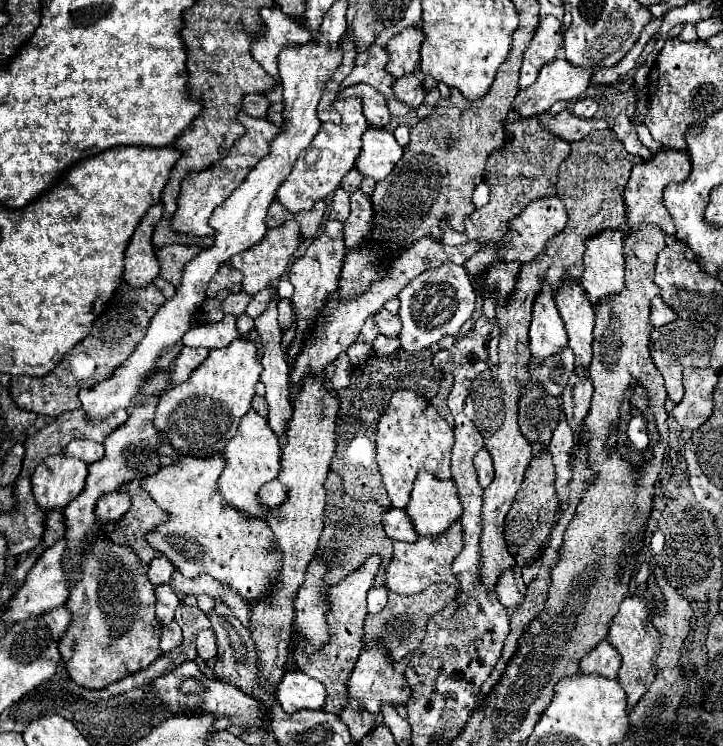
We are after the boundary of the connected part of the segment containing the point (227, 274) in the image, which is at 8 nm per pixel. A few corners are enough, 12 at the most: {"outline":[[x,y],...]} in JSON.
{"outline":[[221,264],[210,280],[205,296],[215,298],[231,282],[243,280],[241,272]]}

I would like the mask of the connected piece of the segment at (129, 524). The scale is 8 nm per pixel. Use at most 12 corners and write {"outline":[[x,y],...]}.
{"outline":[[139,480],[121,486],[133,506],[110,538],[141,562],[157,556],[145,536],[169,520]]}

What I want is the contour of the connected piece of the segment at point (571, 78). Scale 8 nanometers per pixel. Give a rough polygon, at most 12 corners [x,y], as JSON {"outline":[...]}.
{"outline":[[557,58],[535,84],[519,90],[511,110],[521,118],[559,100],[583,98],[593,70]]}

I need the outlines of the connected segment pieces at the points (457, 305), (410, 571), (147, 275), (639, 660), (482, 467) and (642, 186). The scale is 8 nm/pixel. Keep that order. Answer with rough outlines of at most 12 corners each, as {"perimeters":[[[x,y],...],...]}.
{"perimeters":[[[465,268],[425,270],[399,292],[401,348],[433,346],[473,316]],[[461,522],[433,538],[393,542],[385,586],[401,596],[453,584]],[[151,206],[125,252],[123,280],[145,288],[159,274],[151,234],[163,206]],[[629,596],[609,624],[627,708],[655,680],[661,636],[651,596]],[[483,448],[473,462],[477,482],[485,490],[493,480],[493,462]],[[687,152],[633,166],[623,192],[623,236],[647,224],[675,236],[663,190],[689,178]]]}

